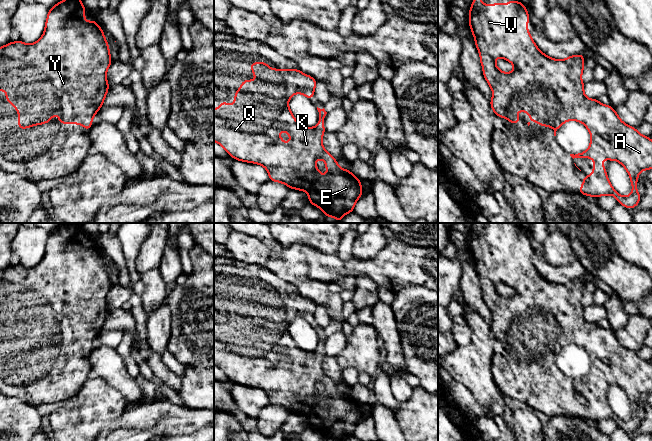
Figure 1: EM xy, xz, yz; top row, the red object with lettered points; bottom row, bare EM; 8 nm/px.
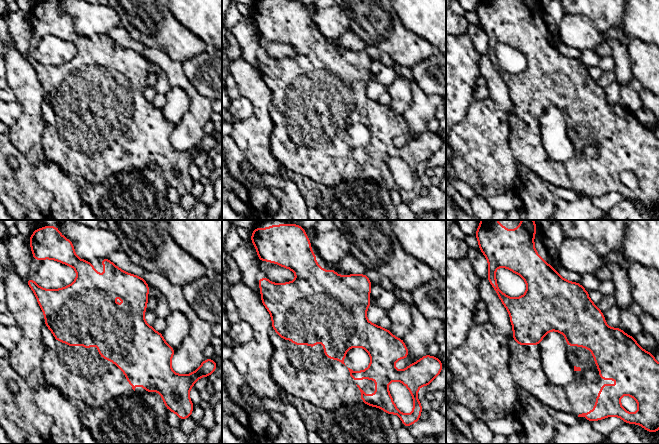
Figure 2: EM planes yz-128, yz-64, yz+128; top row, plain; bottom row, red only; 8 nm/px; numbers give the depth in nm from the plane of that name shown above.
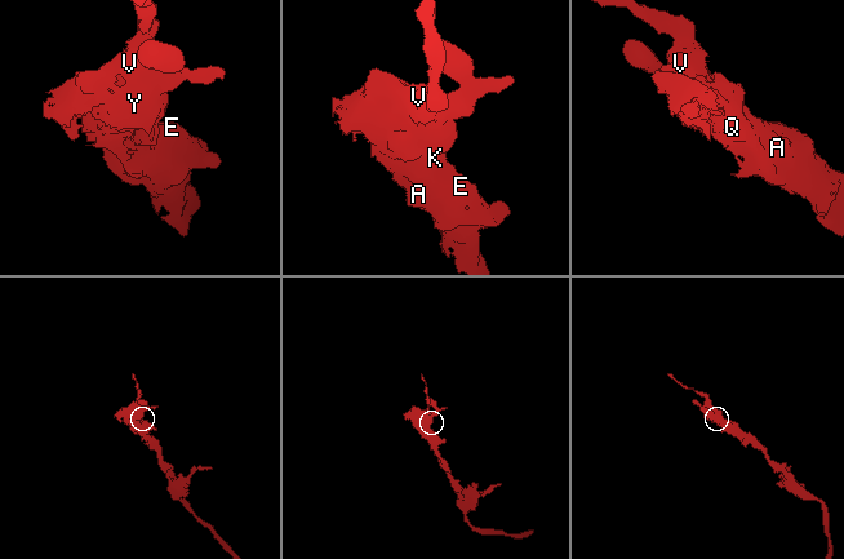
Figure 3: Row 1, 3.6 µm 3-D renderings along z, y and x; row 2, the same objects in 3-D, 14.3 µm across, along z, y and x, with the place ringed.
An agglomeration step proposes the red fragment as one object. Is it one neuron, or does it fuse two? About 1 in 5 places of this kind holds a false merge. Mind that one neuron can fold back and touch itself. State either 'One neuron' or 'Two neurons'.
One neuron

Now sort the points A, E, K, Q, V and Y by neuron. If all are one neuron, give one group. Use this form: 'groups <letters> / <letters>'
groups A E K Q V Y

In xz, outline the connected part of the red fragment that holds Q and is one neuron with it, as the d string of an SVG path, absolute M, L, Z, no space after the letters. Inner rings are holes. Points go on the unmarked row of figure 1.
M254 286L250 287L250 293L254 296L252 301L257 300L258 304L257 305L251 305L251 304L243 304L241 306L242 310L239 313L237 313L237 317L234 319L234 331L232 332L226 325L222 325L219 329L218 333L214 333L214 365L219 367L226 375L227 377L233 381L235 384L238 385L245 385L248 387L256 387L259 389L262 389L266 392L269 398L269 404L274 405L274 406L280 406L285 409L287 409L290 413L297 413L301 415L306 415L309 420L309 428L315 429L319 431L322 435L323 438L327 441L343 441L345 438L354 436L354 430L356 425L363 419L362 416L362 411L361 411L361 405L354 400L350 394L346 394L343 392L340 392L337 388L337 384L330 378L328 377L322 368L322 362L323 358L325 357L325 352L324 352L324 341L326 340L327 336L325 333L320 333L317 331L317 334L319 336L319 345L318 349L312 352L308 351L303 351L301 350L293 340L292 336L290 335L290 332L288 330L289 323L296 317L301 317L304 320L306 320L310 325L312 321L315 321L314 319L314 313L317 308L317 304L311 301L310 299L303 298L299 293L271 293L267 287L265 286ZM281 354L284 354L288 357L288 359L291 361L291 365L289 368L286 368L280 361L279 361L279 356ZM321 382L325 385L326 387L326 395L330 398L329 400L322 399L319 397L318 392L315 389L315 385Z

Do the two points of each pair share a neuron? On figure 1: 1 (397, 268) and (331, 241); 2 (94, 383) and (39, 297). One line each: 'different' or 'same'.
1: different
2: different

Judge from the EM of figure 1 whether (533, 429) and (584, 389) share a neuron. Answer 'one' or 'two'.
two

